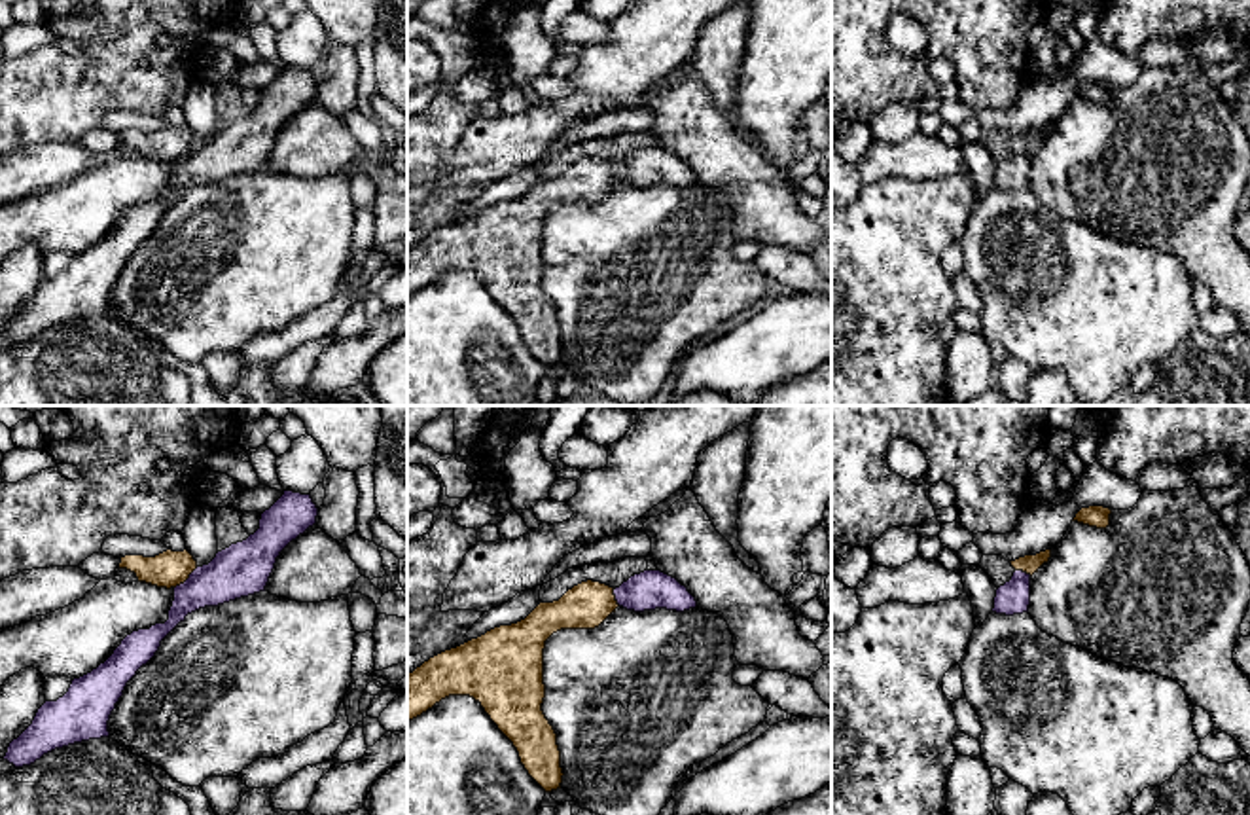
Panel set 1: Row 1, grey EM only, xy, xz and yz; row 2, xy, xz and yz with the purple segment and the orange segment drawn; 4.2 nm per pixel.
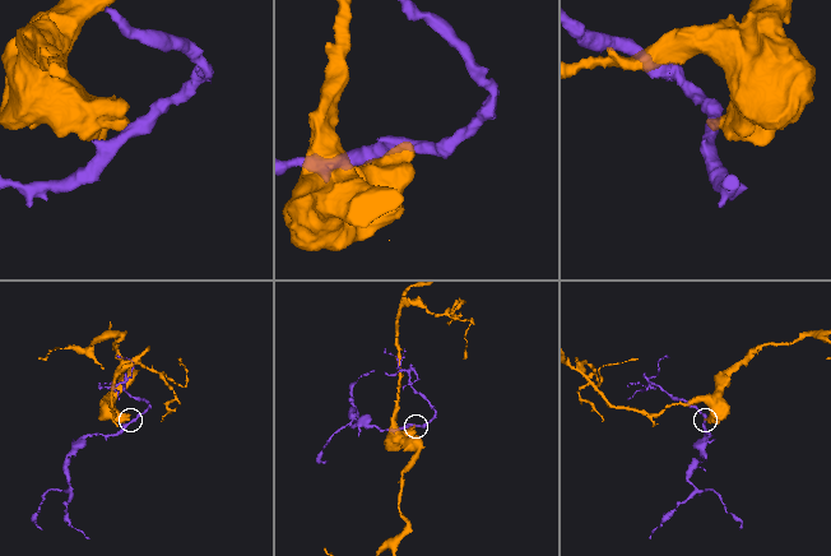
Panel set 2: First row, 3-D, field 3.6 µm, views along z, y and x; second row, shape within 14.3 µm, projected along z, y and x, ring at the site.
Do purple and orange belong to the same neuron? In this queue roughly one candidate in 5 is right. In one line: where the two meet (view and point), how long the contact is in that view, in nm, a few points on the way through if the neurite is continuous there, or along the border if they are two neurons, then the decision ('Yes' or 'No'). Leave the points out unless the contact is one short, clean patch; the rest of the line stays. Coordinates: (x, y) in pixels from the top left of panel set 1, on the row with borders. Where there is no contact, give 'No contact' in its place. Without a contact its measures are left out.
Touches purple at xy (188, 579). Shared border 140 nm. Boundary: xy (197, 567), (175, 588). No

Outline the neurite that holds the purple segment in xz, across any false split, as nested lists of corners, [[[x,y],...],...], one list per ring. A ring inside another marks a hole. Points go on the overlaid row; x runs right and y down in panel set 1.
[[[644,570],[614,589],[619,607],[634,612],[667,608],[684,612],[697,607],[695,597],[676,578]]]

